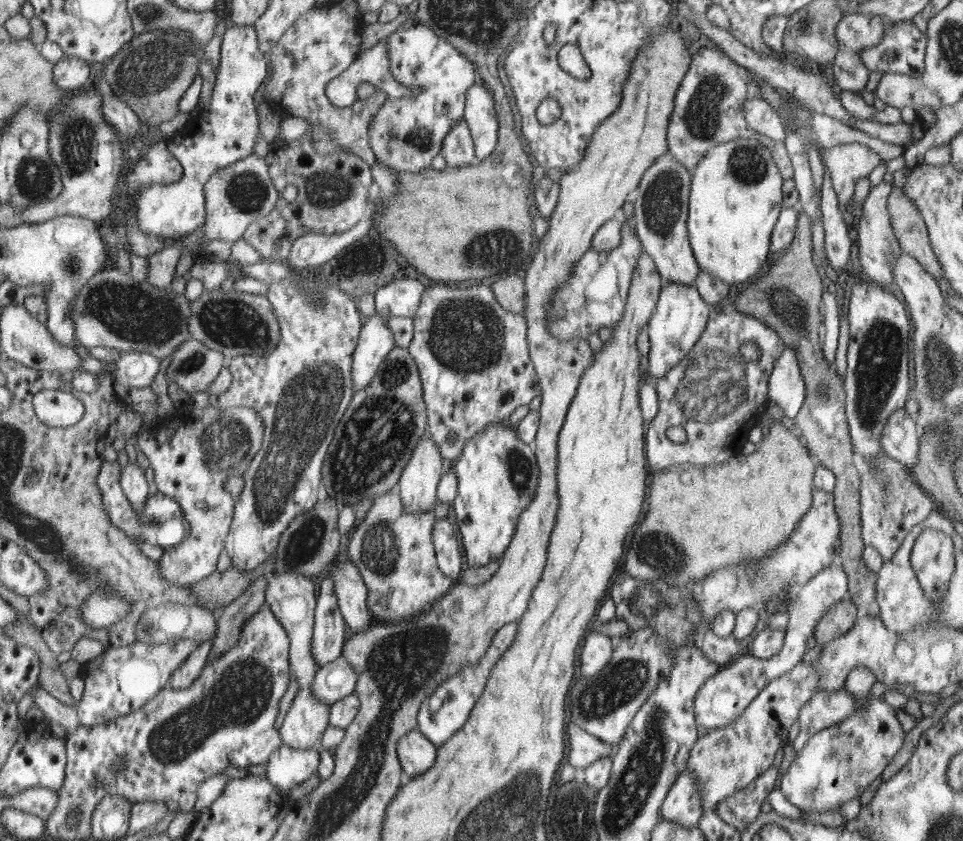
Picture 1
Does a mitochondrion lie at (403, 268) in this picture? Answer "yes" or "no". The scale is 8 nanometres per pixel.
no

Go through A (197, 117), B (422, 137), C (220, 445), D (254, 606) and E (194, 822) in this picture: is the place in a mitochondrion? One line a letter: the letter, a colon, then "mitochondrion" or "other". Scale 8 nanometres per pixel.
A: other
B: mitochondrion
C: mitochondrion
D: other
E: other

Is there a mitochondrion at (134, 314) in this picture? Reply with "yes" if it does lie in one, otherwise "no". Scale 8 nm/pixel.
yes

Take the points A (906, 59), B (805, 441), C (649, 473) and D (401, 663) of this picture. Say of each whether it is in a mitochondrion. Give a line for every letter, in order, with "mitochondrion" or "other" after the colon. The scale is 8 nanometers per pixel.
A: other
B: other
C: other
D: mitochondrion

